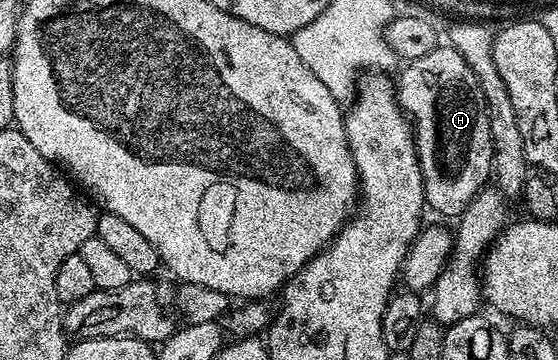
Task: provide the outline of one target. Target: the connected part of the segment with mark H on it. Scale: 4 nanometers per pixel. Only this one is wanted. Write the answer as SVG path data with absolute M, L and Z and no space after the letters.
M439 45L432 53L405 64L402 76L396 79L396 98L402 110L412 120L418 144L418 160L422 180L426 186L426 201L429 210L442 215L461 216L466 206L474 200L479 191L487 186L493 165L493 139L489 131L489 115L486 112L485 97L479 87L473 69L464 57L451 45Z

